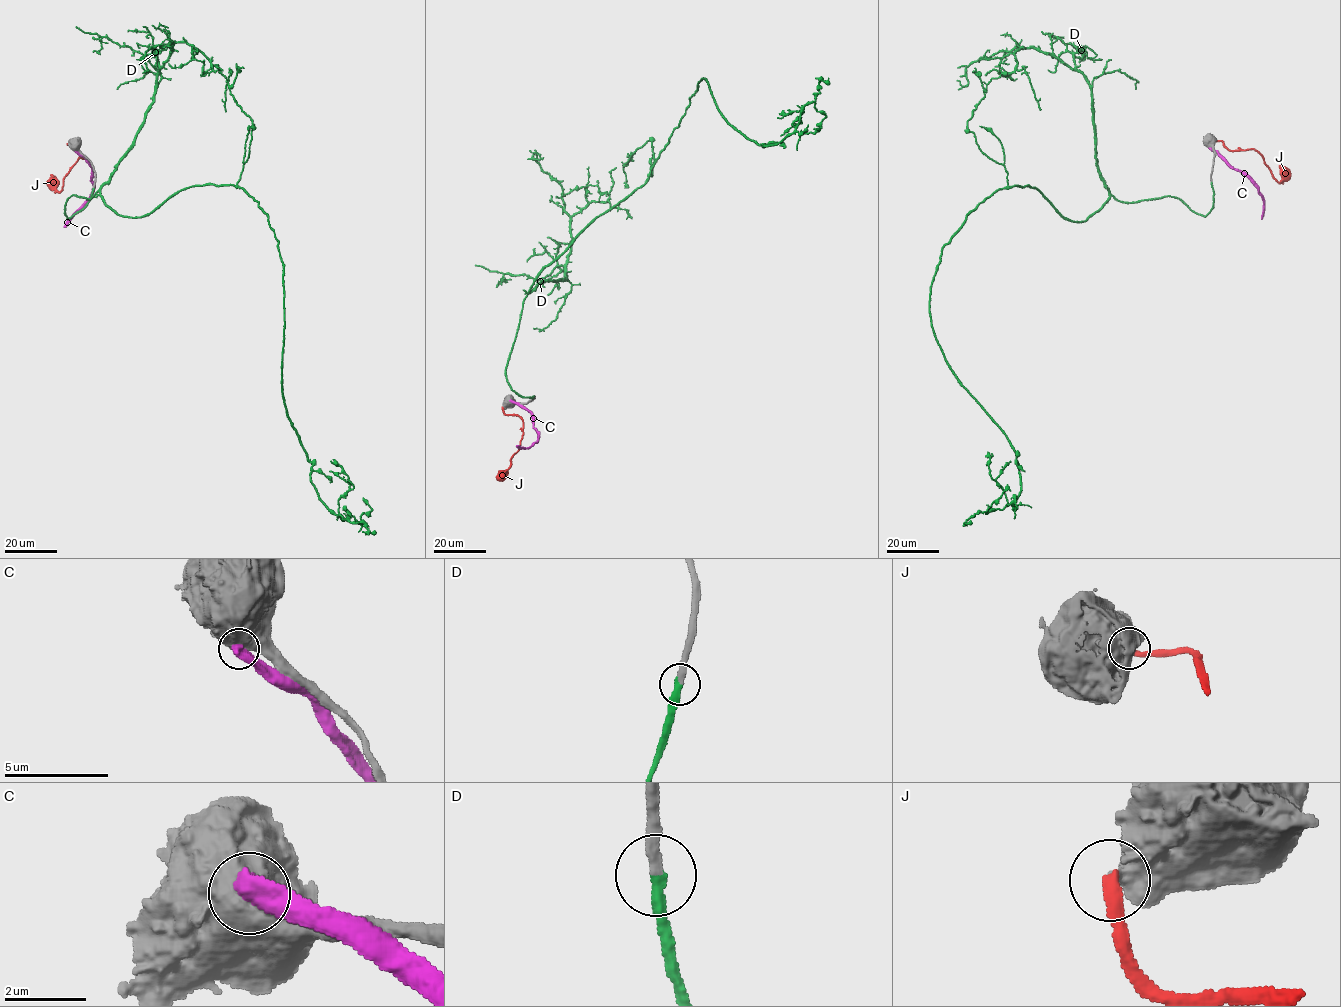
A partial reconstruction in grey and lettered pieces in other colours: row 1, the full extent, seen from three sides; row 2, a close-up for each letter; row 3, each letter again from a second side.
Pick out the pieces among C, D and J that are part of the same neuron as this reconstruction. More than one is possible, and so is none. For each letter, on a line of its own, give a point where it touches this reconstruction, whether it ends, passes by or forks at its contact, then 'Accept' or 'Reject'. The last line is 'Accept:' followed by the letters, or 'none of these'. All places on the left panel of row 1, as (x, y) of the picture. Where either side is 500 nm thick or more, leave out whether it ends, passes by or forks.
C: Touches grey at (75, 151). Reject
D: Touches grey at (93, 187). It ends there. Accept
J: Touches grey at (67, 144). Reject
Accept: D

